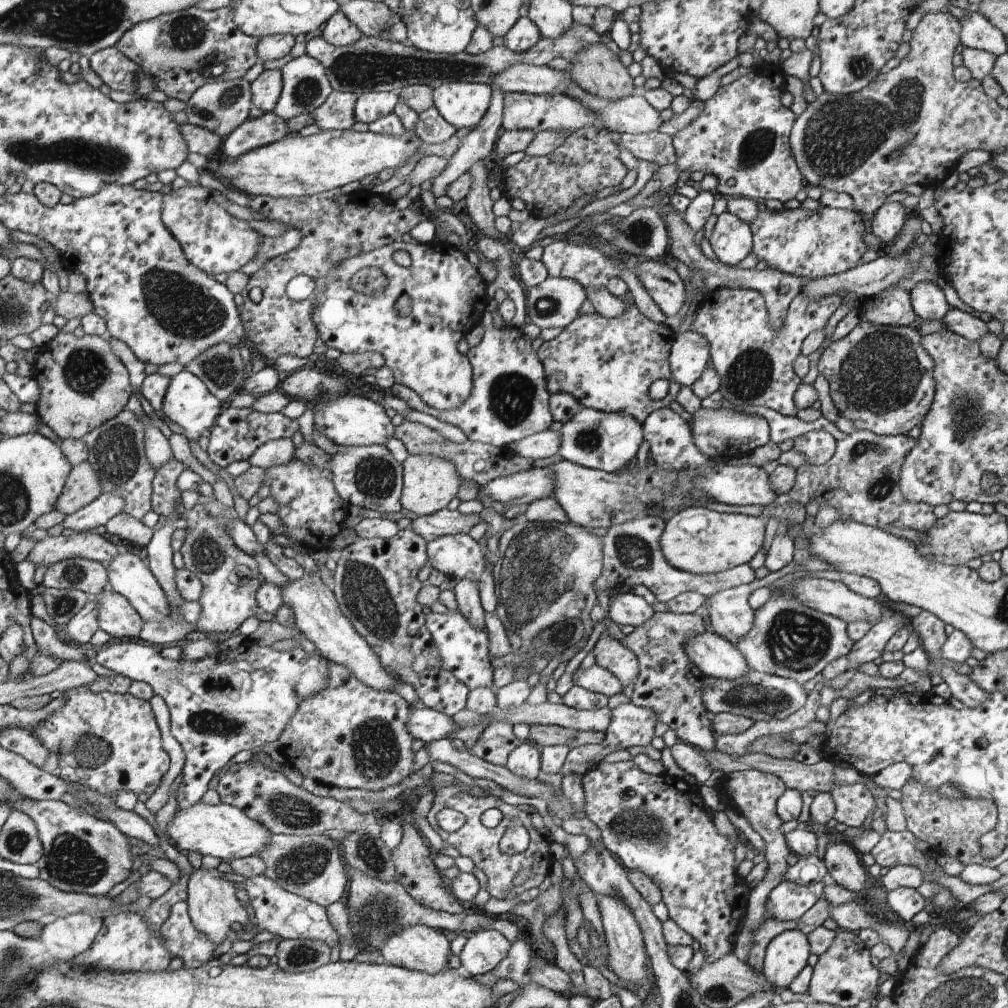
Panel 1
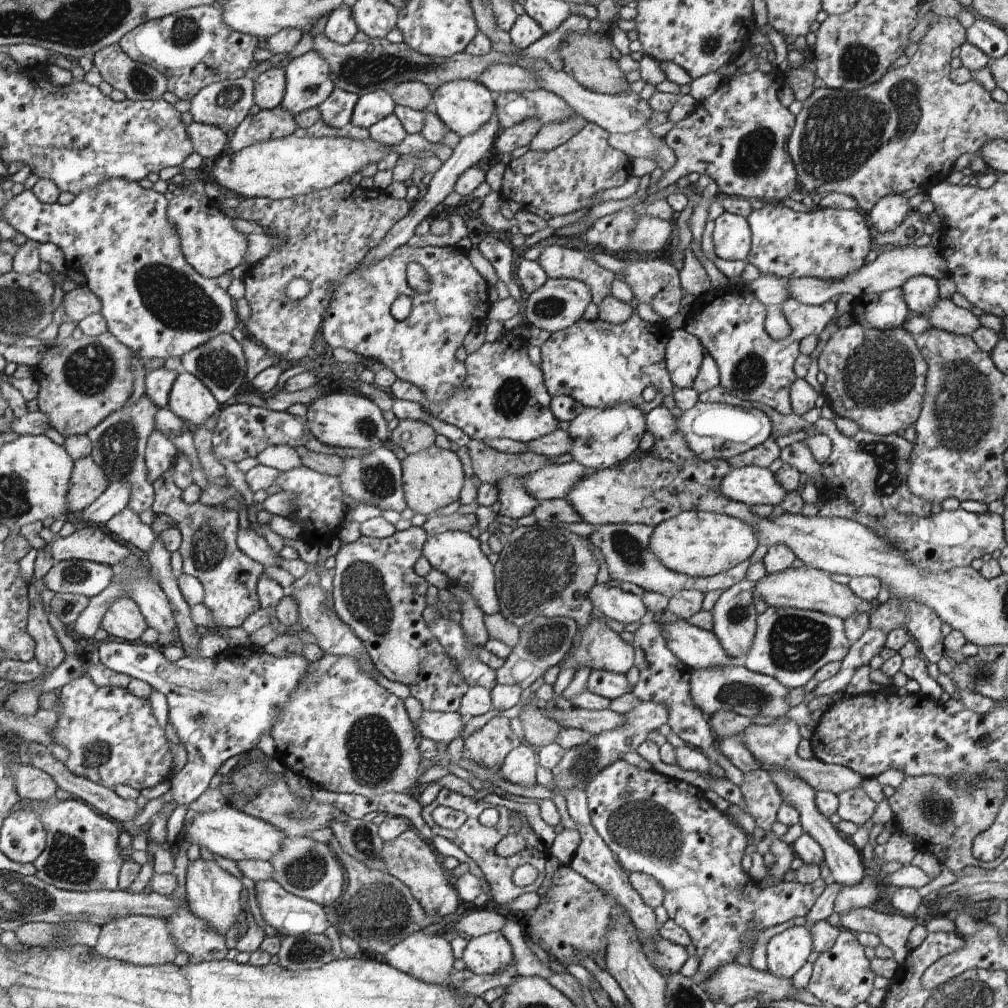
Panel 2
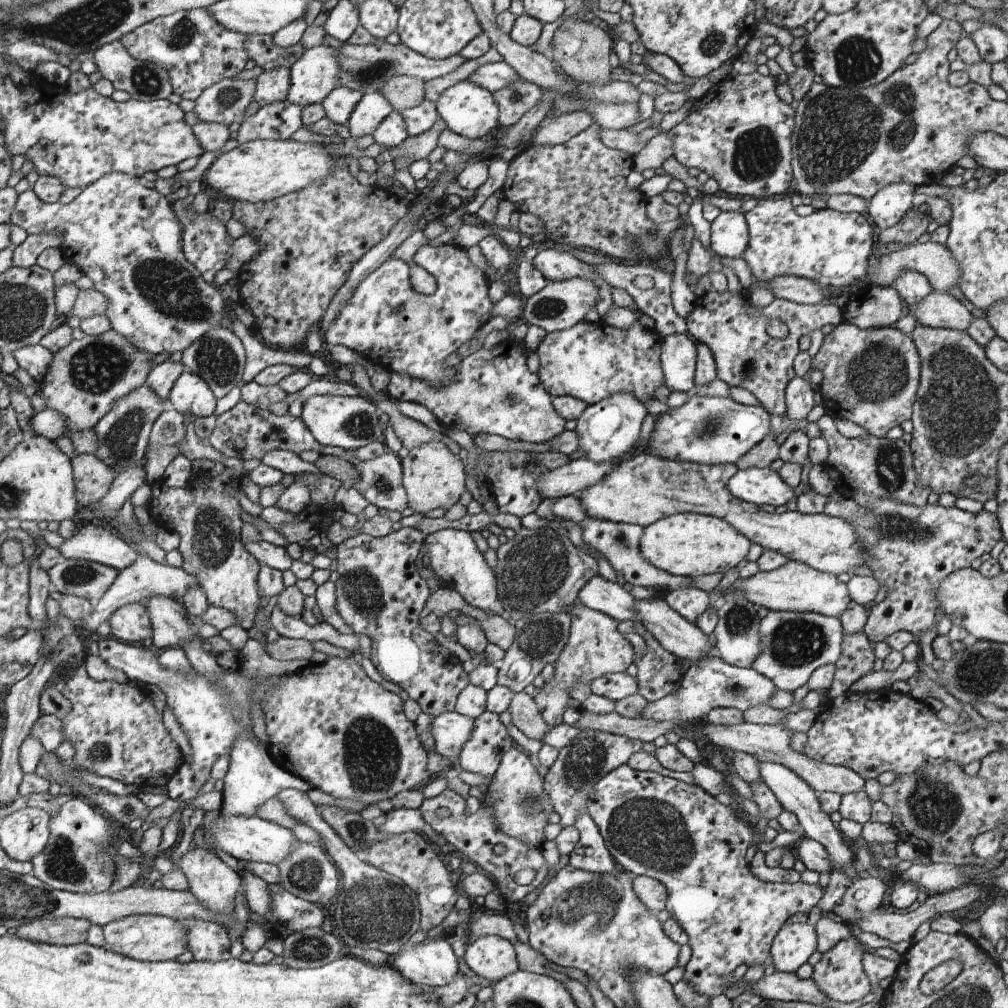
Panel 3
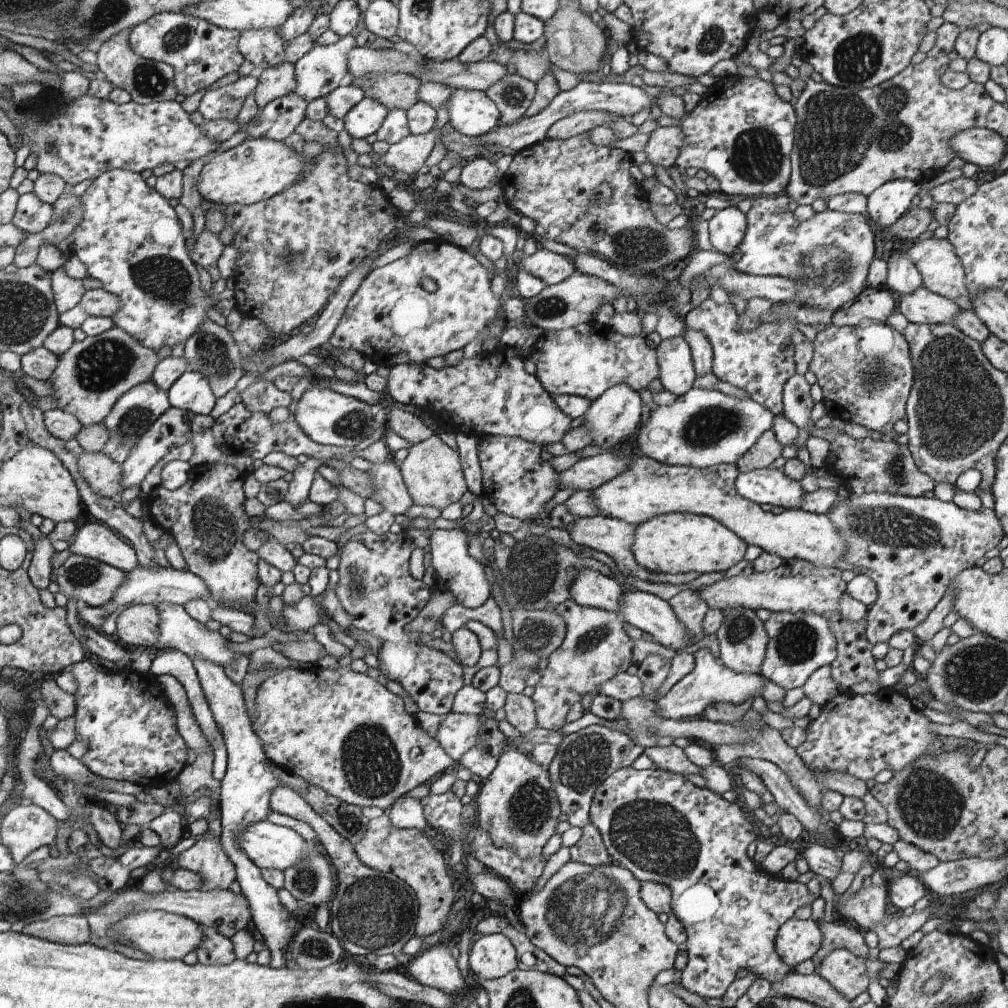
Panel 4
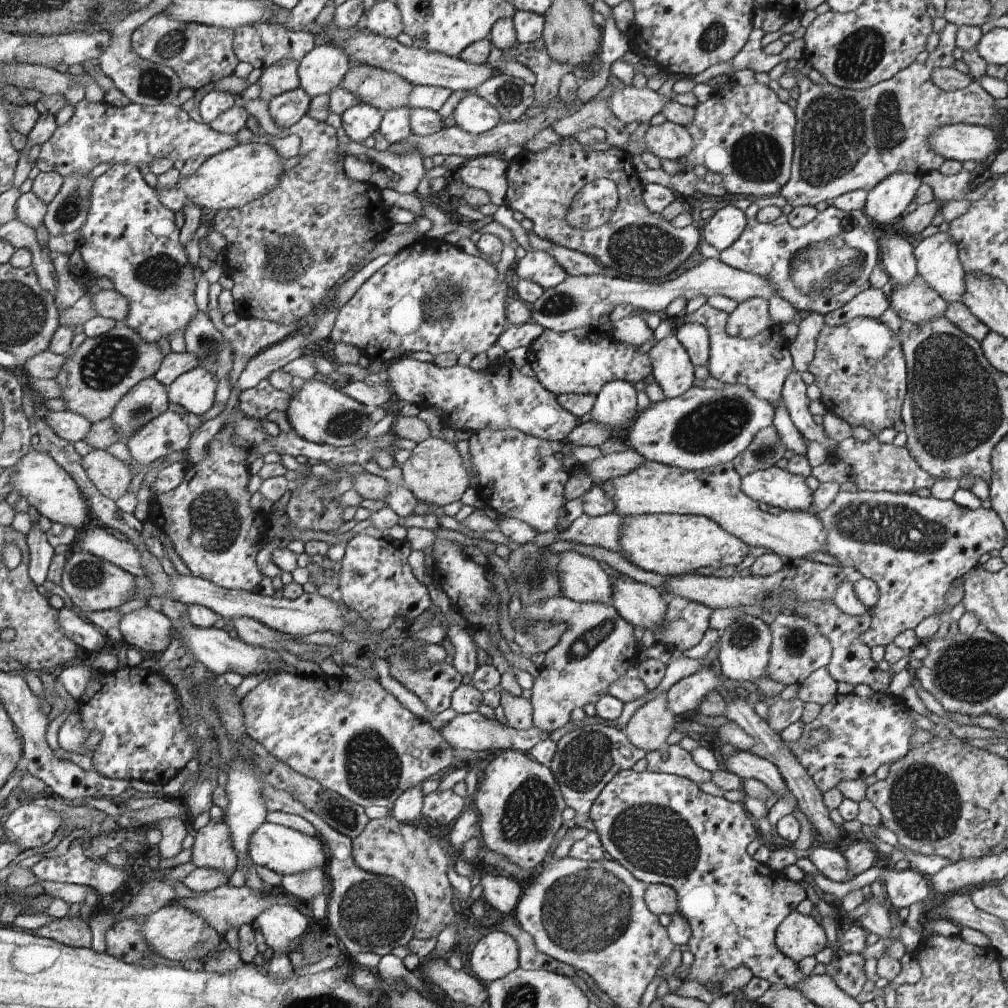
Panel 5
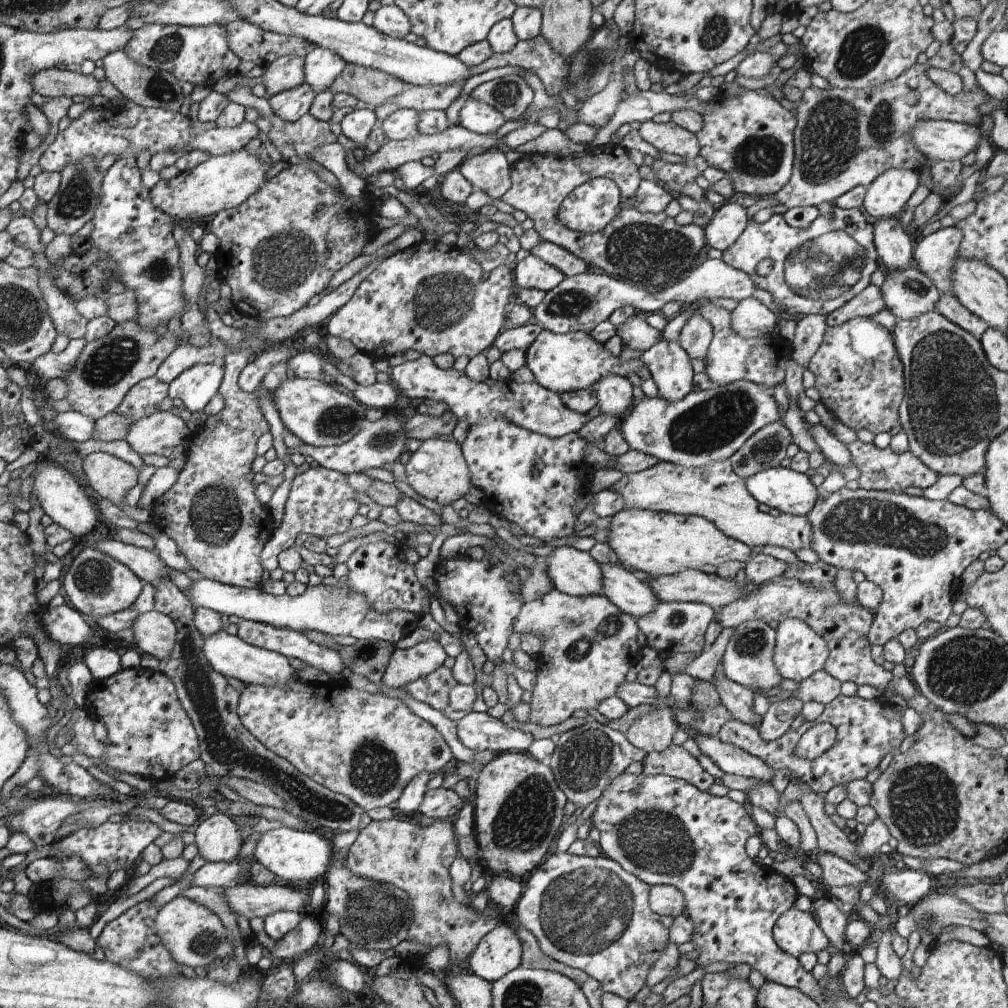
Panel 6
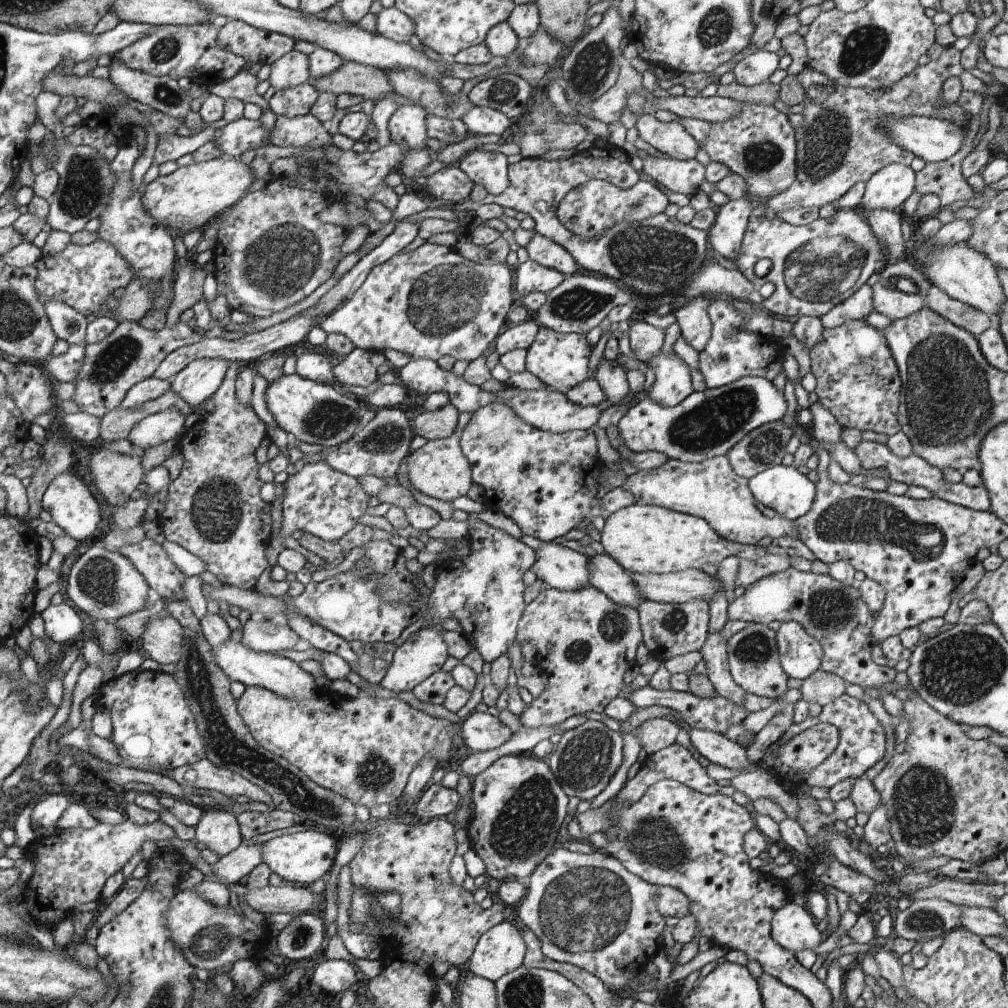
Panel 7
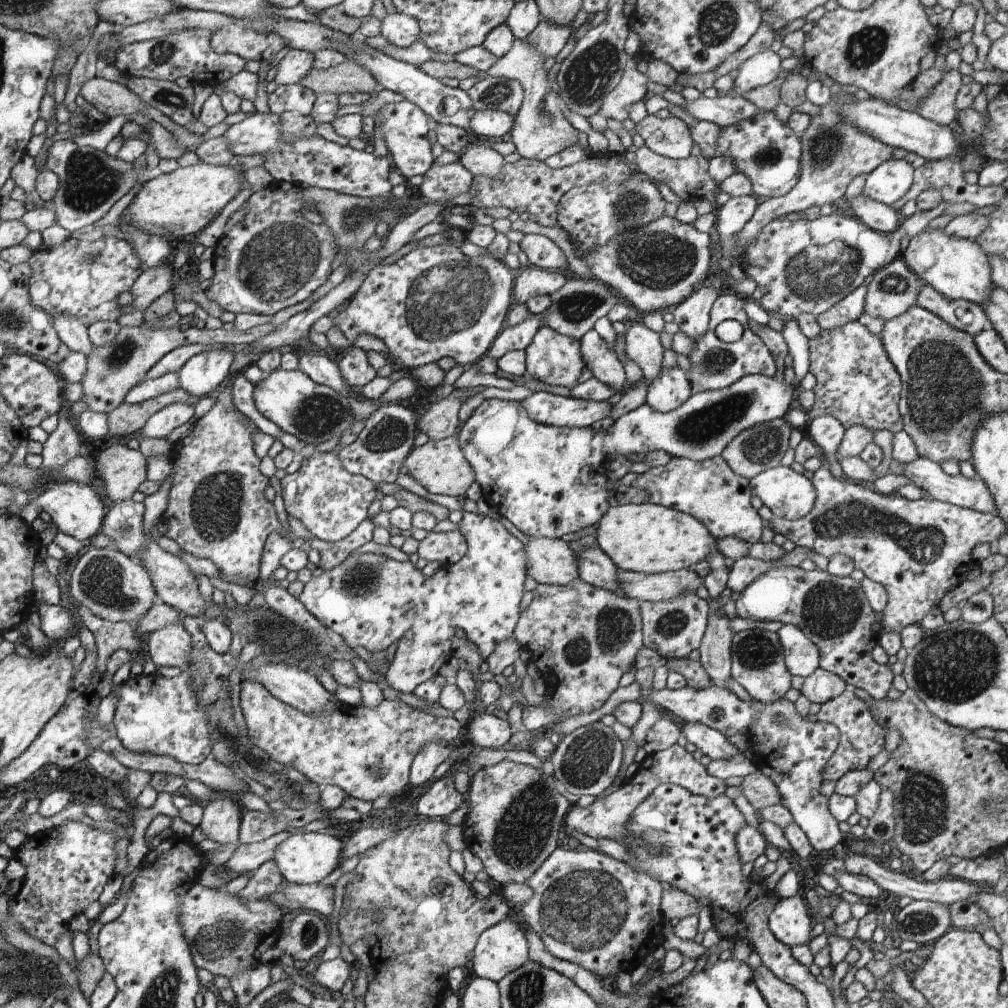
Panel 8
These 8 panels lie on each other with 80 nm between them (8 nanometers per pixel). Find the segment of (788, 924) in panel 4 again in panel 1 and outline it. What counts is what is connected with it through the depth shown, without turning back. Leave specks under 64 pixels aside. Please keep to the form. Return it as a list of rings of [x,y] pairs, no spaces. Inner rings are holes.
[[[798,928],[787,930],[768,943],[763,973],[778,988],[789,988],[792,980],[807,965],[810,954],[807,934]]]

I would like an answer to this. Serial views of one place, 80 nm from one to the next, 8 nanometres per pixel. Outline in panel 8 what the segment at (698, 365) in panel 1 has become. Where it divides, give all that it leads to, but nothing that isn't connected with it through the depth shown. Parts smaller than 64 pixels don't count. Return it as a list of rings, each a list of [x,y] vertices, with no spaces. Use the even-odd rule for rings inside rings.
[[[677,366],[667,371],[662,368],[662,374],[649,386],[645,404],[661,413],[669,413],[692,395],[692,384],[685,370]]]

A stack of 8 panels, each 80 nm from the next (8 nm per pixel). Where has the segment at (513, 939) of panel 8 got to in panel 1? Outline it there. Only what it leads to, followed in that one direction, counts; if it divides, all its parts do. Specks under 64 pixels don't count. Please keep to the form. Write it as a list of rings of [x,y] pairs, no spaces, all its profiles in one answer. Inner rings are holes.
[[[484,929],[467,938],[459,958],[466,973],[484,978],[510,950],[511,943],[498,930]]]

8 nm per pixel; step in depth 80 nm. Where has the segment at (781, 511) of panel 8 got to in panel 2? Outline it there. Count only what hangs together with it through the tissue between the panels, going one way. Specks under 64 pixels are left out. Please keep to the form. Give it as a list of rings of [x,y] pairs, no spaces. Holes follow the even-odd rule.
[[[754,465],[732,469],[720,483],[719,492],[730,500],[748,503],[751,506],[779,505],[788,493],[768,468]]]

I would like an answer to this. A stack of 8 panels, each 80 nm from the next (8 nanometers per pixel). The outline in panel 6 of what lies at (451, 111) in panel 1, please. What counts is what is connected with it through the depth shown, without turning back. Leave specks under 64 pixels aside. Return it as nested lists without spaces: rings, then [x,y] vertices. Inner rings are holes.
[[[468,98],[459,112],[460,126],[479,135],[496,133],[507,121],[502,111],[488,103]]]

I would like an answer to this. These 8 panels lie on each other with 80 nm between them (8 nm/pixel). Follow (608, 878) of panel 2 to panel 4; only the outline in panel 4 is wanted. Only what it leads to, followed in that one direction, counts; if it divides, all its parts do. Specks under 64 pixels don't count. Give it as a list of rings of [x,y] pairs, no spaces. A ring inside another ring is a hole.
[[[592,823],[582,830],[580,840],[569,849],[571,860],[592,866],[613,864],[600,831]]]

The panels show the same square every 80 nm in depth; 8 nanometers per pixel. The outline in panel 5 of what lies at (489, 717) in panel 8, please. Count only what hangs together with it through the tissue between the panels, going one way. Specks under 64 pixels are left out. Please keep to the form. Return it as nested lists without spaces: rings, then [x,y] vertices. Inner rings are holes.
[[[478,711],[474,713],[458,714],[441,732],[447,741],[457,749],[474,750],[474,752],[484,750],[500,750],[500,751],[522,751],[528,753],[529,750],[541,740],[548,738],[550,734],[542,731],[538,727],[530,727],[526,730],[518,730],[508,724],[502,724],[496,719],[488,719]]]

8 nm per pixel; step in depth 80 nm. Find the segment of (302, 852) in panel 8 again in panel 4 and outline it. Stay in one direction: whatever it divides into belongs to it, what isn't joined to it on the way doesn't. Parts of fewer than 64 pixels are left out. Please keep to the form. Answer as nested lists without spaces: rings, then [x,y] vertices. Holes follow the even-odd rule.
[[[267,820],[257,822],[247,828],[241,836],[241,847],[260,868],[277,868],[285,871],[303,861],[309,853],[314,853],[316,844],[306,842],[293,829],[273,824]]]

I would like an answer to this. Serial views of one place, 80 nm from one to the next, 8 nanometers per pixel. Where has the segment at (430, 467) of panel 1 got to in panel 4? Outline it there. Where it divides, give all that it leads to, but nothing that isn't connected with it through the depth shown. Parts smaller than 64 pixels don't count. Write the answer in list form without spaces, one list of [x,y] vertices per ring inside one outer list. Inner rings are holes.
[[[434,433],[430,438],[409,448],[409,453],[401,462],[404,482],[415,504],[434,506],[441,511],[452,502],[458,502],[466,492],[466,479],[460,468],[458,452],[446,446],[440,440],[441,433]]]

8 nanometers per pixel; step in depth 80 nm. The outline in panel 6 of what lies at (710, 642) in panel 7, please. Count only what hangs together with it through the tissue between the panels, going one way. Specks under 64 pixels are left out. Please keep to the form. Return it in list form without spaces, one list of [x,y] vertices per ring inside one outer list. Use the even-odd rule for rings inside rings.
[[[722,670],[715,671],[711,682],[719,692],[722,704],[732,713],[734,719],[752,724],[756,715],[752,710],[753,697],[756,694],[752,689],[730,680]]]

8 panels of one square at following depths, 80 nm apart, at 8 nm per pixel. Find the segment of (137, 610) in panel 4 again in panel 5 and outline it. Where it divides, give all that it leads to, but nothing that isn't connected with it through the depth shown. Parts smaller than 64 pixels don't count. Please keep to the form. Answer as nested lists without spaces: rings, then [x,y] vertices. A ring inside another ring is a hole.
[[[150,606],[125,614],[119,629],[126,646],[136,647],[154,658],[168,648],[173,632],[172,620]]]

